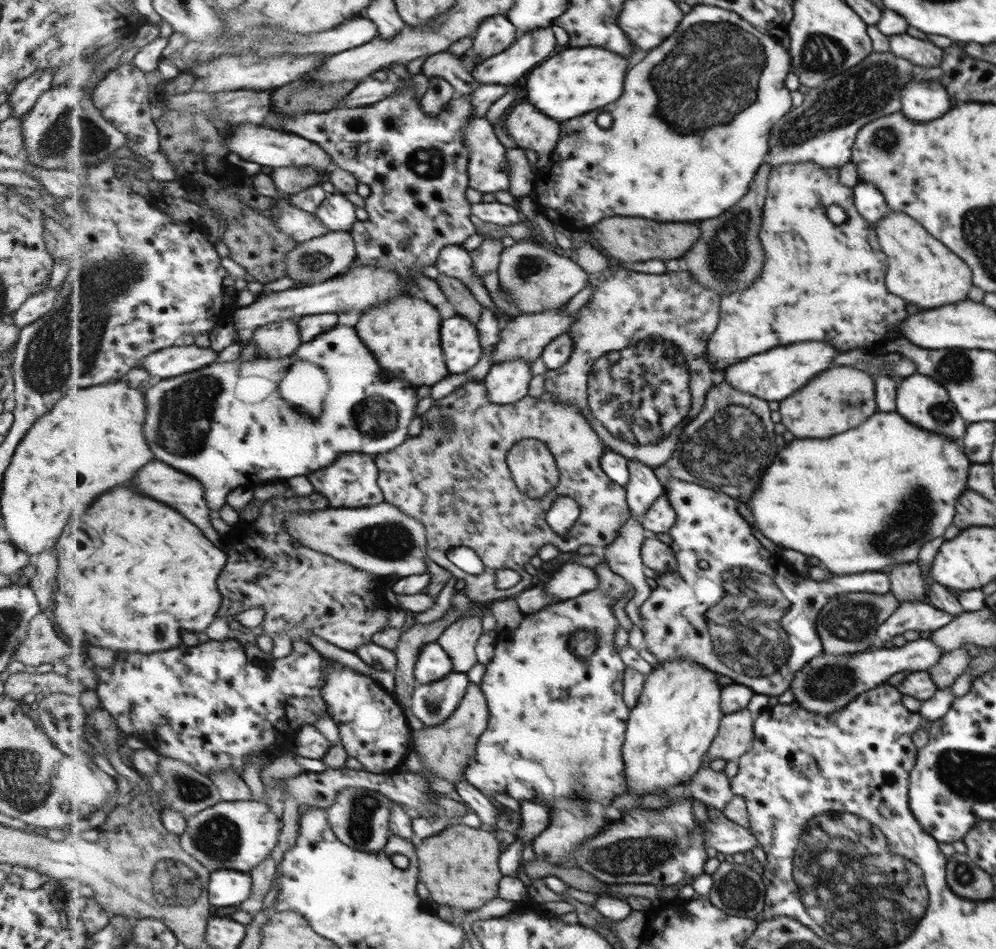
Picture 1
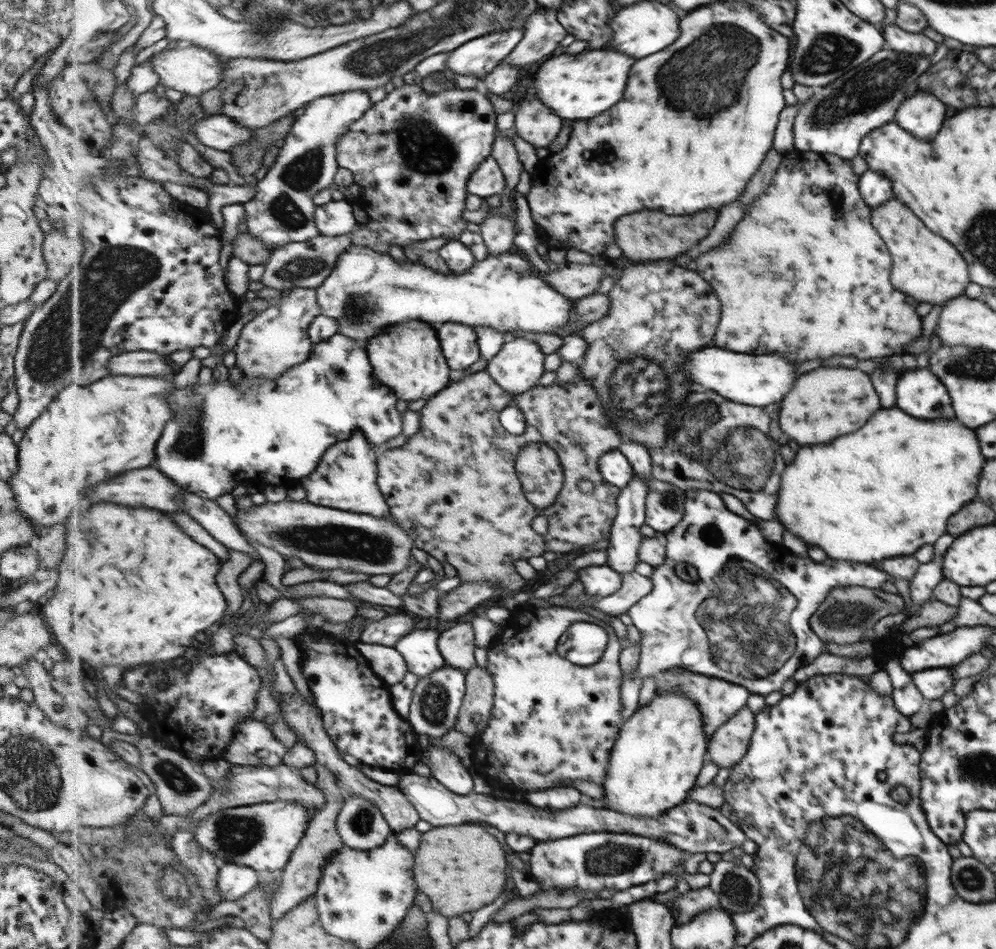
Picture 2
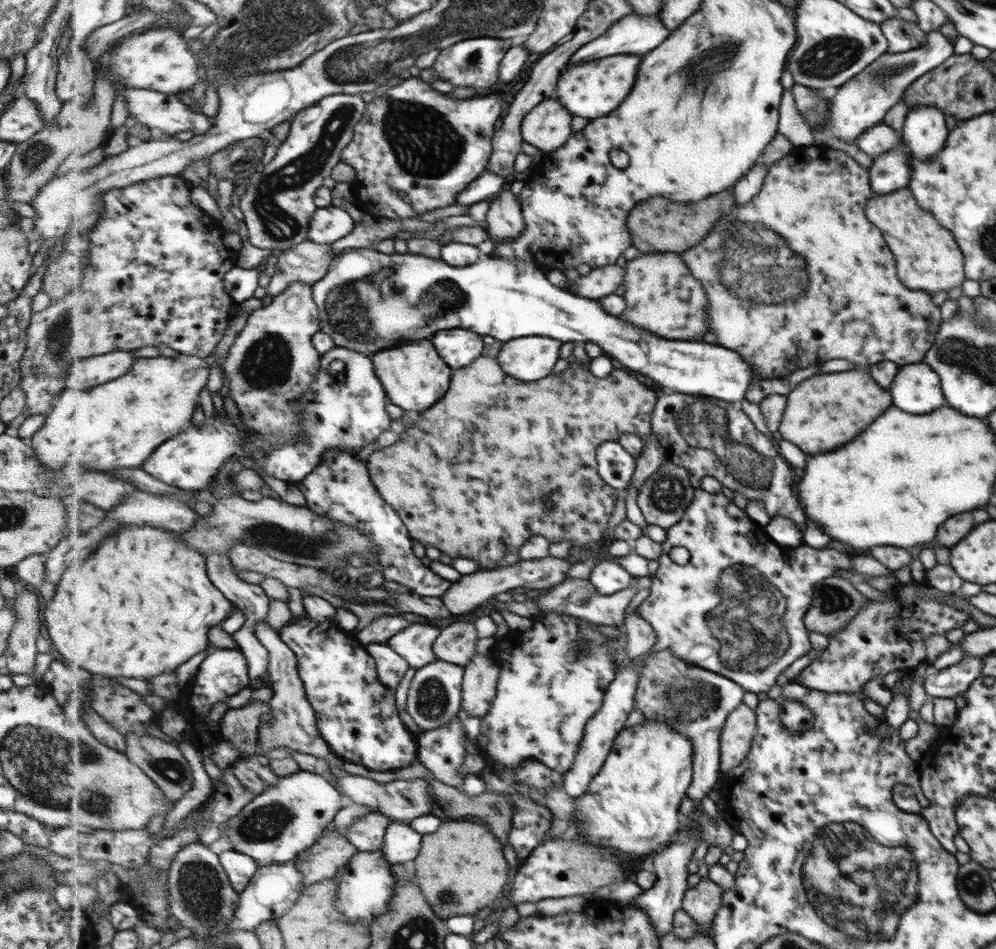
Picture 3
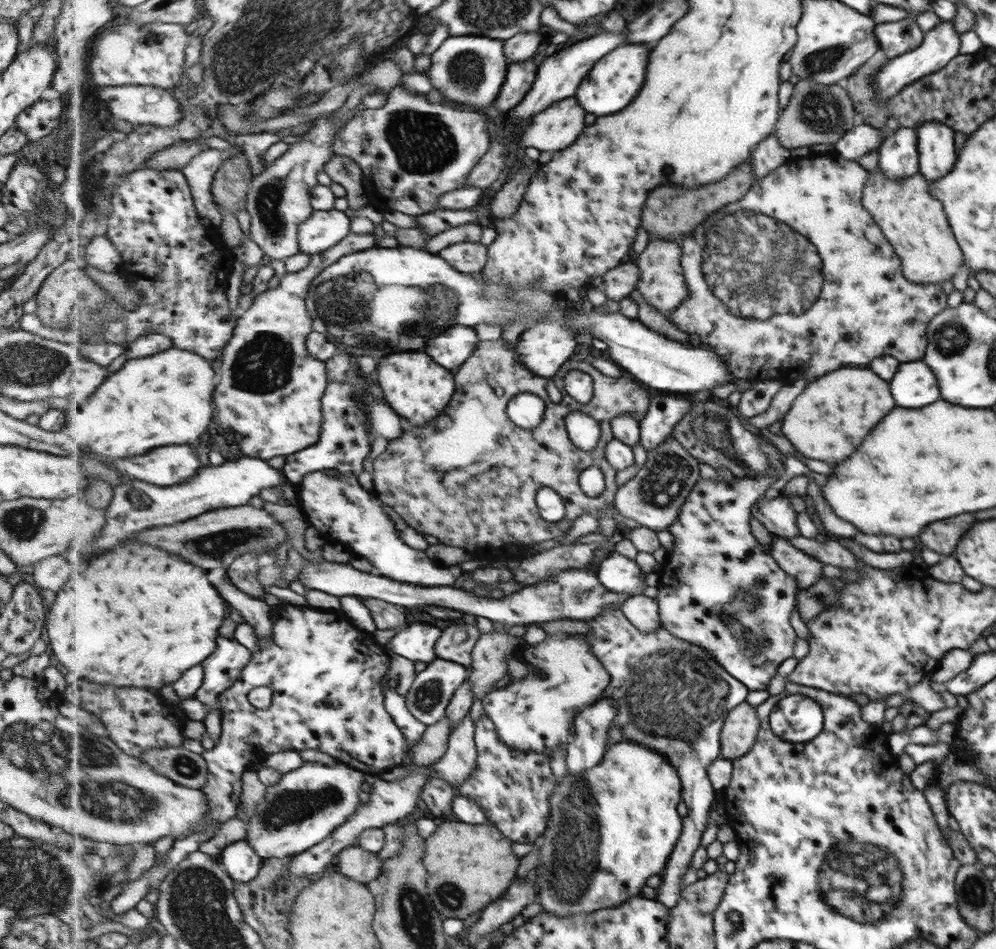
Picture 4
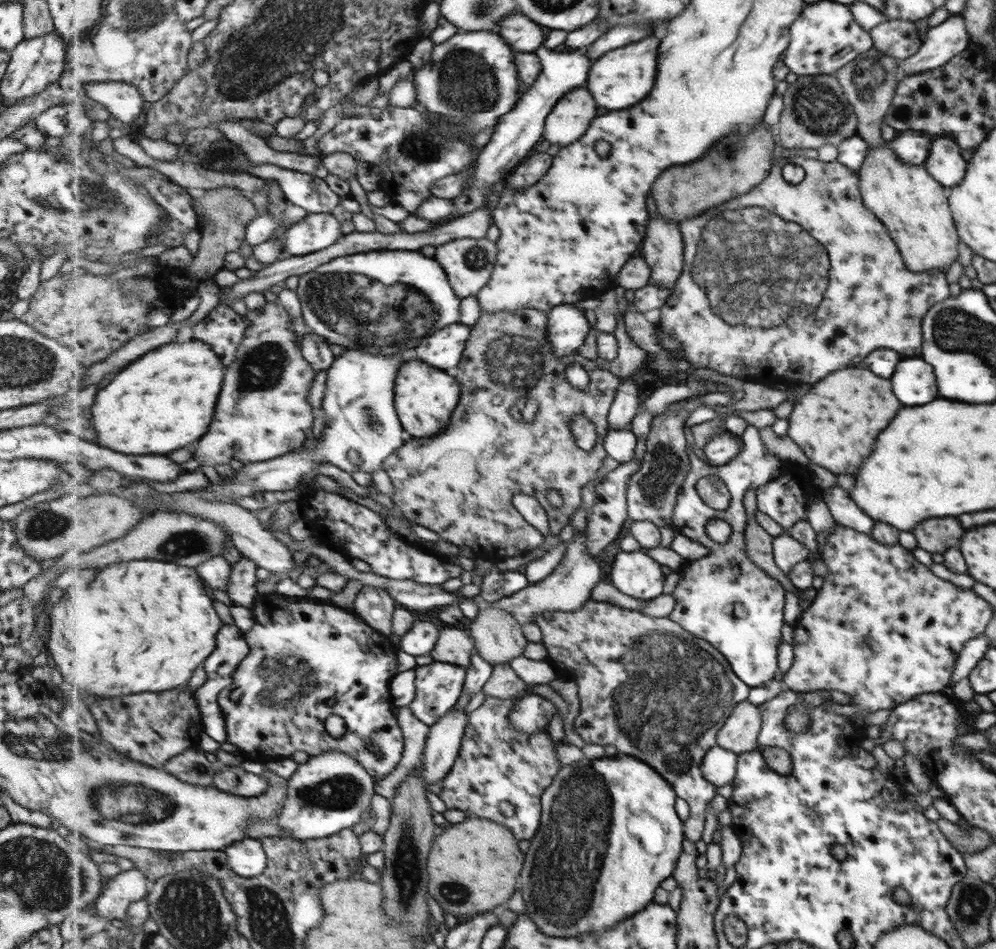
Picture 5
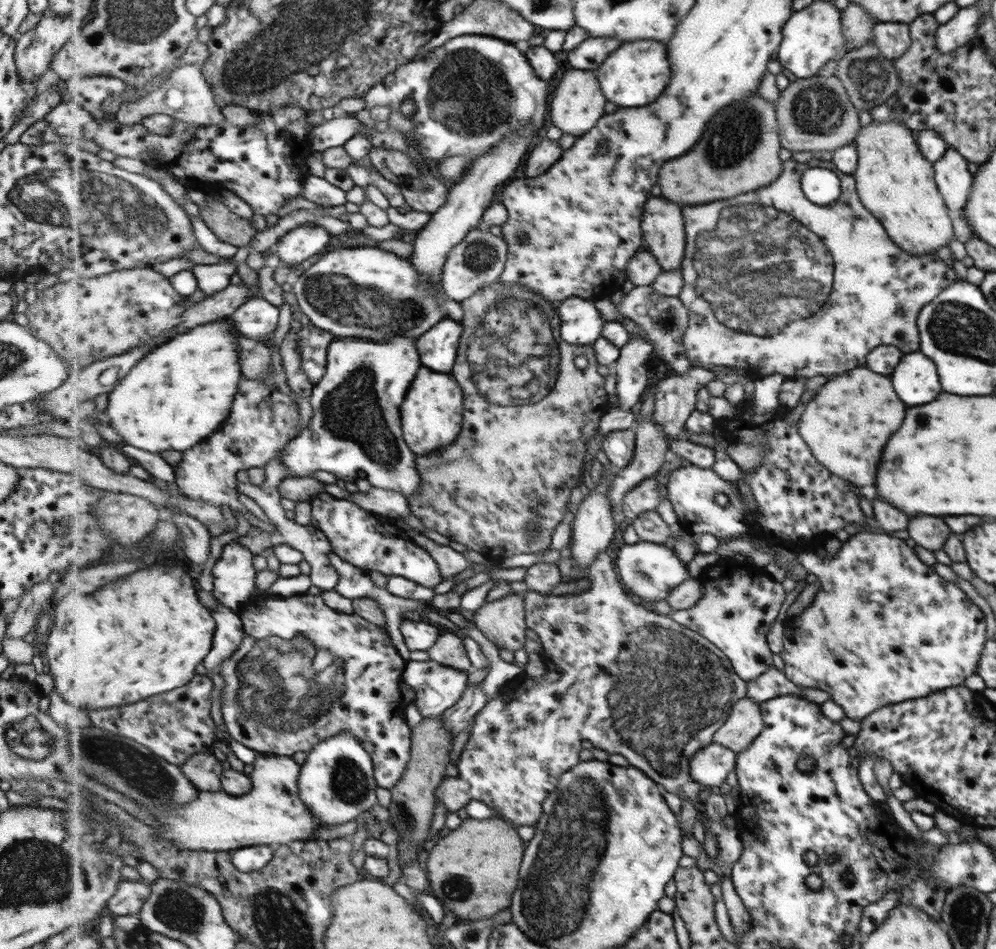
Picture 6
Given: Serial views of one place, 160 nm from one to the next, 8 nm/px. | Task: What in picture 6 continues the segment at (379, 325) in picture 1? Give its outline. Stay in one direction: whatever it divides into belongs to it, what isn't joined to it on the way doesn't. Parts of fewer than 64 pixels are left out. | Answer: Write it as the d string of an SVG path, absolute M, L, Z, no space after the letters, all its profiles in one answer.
M422 365L402 404L403 432L416 455L442 452L458 440L464 423L464 392L458 379L450 373L434 371Z

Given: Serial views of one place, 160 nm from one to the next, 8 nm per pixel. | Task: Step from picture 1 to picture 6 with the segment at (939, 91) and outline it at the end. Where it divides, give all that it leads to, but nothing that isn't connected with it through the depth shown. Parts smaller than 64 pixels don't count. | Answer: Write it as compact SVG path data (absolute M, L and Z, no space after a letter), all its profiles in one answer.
M952 148L946 149L943 156L933 163L934 182L941 193L947 207L951 208L954 216L966 207L969 200L971 174L967 172L967 164L962 155Z

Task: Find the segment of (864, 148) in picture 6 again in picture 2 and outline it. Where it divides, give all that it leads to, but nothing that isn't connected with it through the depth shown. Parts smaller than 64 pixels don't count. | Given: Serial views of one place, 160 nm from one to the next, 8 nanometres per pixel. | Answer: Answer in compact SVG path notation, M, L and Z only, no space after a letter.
M895 198L886 200L875 210L870 210L870 222L875 222L875 230L883 234L882 242L891 246L890 257L895 258L895 266L891 266L890 274L895 290L931 305L943 304L963 295L963 288L970 282L965 260L946 239L927 229L906 203Z

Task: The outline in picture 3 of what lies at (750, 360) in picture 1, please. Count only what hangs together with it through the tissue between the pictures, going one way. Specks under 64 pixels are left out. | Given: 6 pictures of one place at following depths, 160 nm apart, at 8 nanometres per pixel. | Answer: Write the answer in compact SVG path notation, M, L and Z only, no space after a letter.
M351 248L339 256L333 259L329 272L323 280L319 280L313 287L314 299L318 303L318 307L321 312L321 327L322 331L333 337L335 345L337 347L344 347L353 351L359 350L359 352L381 352L385 348L391 348L391 346L403 346L407 340L423 340L425 338L434 337L440 330L449 330L452 328L466 328L467 330L475 331L477 334L484 336L491 335L497 341L501 341L503 344L514 340L515 338L522 337L534 337L535 335L543 335L555 340L562 341L564 344L567 342L575 343L594 343L604 349L605 355L608 355L610 359L619 362L624 369L638 375L644 381L659 385L664 389L664 392L681 392L689 395L702 395L707 397L715 397L717 400L721 399L725 402L731 402L738 404L739 400L745 399L745 390L749 386L749 382L758 381L761 378L754 374L754 367L751 367L749 363L745 361L735 350L727 349L725 346L720 346L717 343L708 344L703 341L689 342L681 340L667 340L667 338L661 338L658 334L645 330L644 328L632 325L630 322L624 321L621 317L609 314L602 305L602 302L598 299L590 299L587 297L581 297L579 294L575 294L569 287L561 288L551 284L547 280L547 273L539 267L535 266L533 262L527 262L526 260L511 260L510 258L498 258L497 256L483 256L479 262L469 266L451 266L450 263L445 262L442 258L436 259L423 255L412 254L410 252L406 254L383 254L383 252L377 252L375 249L367 248Z

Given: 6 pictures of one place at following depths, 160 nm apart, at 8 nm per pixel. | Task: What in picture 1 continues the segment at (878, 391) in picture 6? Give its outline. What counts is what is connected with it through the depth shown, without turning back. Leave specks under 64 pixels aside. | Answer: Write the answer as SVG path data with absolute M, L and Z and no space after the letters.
M847 366L831 368L827 374L819 374L819 378L815 378L815 382L807 382L799 394L791 394L791 398L777 404L781 424L797 438L829 438L861 424L869 414L877 412L873 380L865 372Z

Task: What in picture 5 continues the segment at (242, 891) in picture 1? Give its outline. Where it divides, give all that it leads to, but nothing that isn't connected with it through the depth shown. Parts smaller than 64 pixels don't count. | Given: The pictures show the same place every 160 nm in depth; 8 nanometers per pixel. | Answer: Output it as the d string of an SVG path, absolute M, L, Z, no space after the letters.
M247 838L224 851L228 854L230 867L245 878L262 875L268 865L268 854L260 839Z

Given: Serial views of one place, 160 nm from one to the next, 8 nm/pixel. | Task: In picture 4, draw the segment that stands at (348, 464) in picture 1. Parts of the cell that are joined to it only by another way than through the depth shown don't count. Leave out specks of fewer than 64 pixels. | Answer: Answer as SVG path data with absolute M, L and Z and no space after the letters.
M323 470L306 475L299 484L299 505L307 522L318 530L327 541L342 543L354 555L365 558L371 563L377 574L401 582L408 582L424 587L452 586L458 576L463 576L466 565L440 567L427 558L423 551L411 548L398 534L399 522L386 513L384 502L373 491L367 491L357 480L357 476L339 473L339 477L325 474Z

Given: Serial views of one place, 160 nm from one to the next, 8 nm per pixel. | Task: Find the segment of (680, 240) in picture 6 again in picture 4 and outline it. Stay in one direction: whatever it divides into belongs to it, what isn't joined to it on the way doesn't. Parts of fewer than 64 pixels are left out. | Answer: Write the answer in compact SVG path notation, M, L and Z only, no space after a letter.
M651 239L647 248L635 260L642 271L638 291L651 306L655 306L670 320L678 306L690 297L689 284L682 266L682 246L671 240Z

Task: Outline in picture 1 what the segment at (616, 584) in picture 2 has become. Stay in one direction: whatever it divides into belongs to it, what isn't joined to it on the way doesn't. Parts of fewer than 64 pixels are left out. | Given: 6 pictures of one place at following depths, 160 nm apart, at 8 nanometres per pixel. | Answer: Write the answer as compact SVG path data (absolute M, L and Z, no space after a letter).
M574 561L563 565L545 584L545 590L556 598L556 602L577 598L599 587L598 572Z

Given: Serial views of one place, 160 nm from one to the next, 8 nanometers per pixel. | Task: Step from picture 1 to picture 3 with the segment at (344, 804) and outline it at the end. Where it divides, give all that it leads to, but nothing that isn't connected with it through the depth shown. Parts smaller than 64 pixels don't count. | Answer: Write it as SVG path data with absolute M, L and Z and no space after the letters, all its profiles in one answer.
M370 812L355 820L355 825L347 833L347 840L351 841L360 851L382 850L387 828L392 823L392 818L387 815Z

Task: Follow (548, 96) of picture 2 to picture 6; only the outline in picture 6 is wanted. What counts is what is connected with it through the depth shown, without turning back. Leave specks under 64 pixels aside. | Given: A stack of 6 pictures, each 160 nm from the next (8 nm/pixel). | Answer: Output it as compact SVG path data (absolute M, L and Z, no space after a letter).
M633 42L615 50L597 72L607 98L625 108L647 106L655 102L671 82L671 60L667 46L661 42Z

